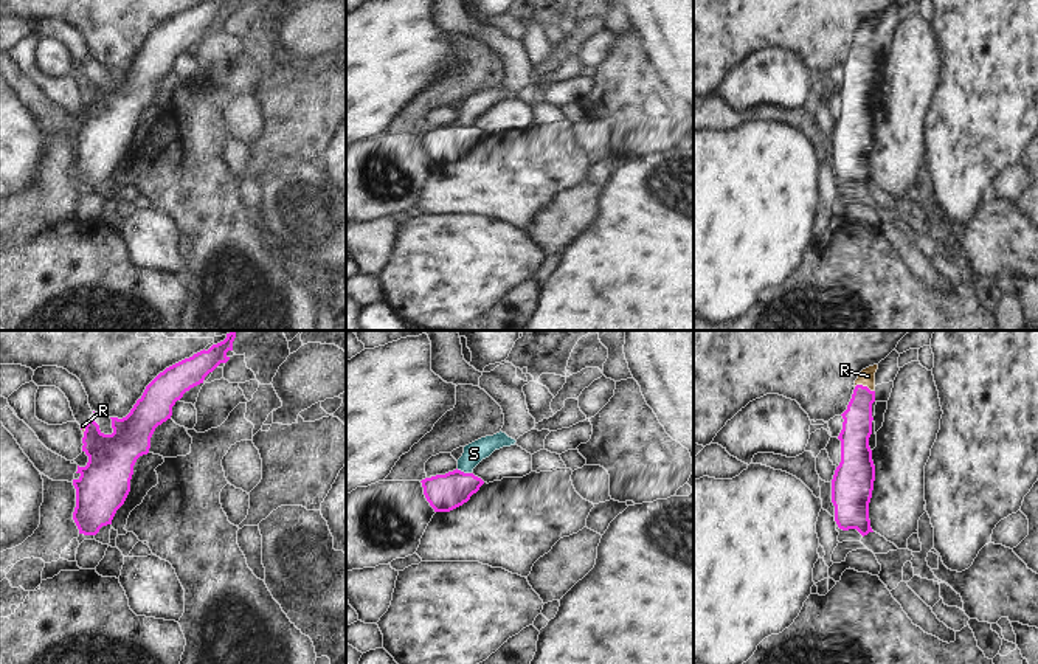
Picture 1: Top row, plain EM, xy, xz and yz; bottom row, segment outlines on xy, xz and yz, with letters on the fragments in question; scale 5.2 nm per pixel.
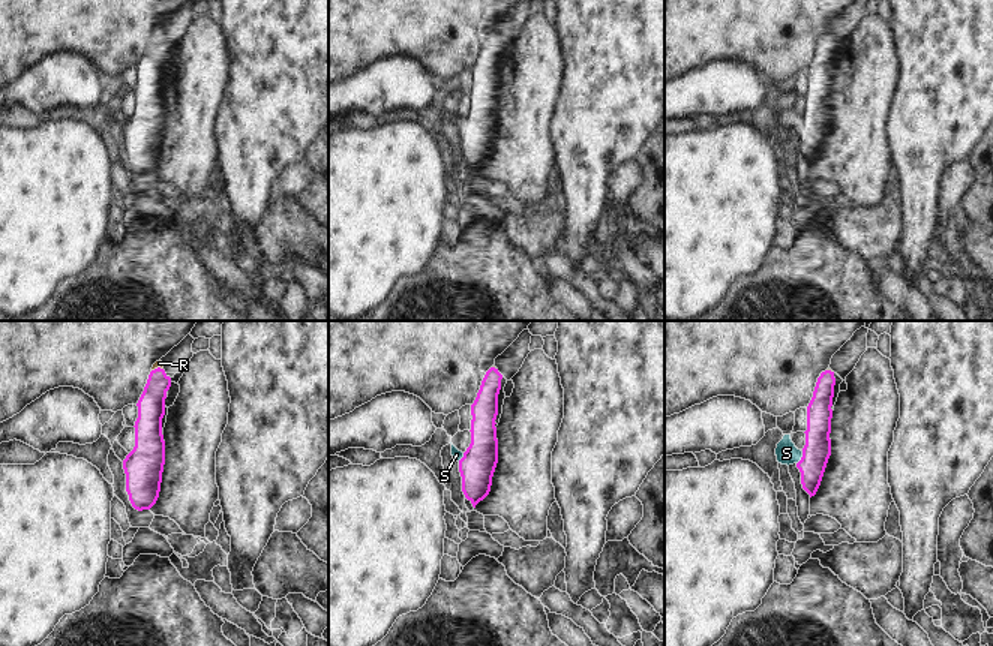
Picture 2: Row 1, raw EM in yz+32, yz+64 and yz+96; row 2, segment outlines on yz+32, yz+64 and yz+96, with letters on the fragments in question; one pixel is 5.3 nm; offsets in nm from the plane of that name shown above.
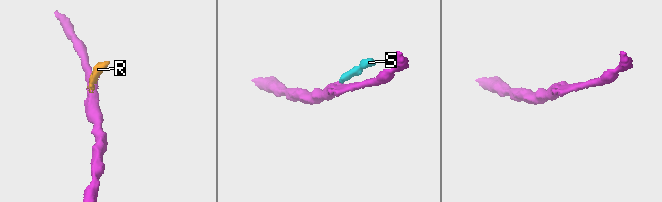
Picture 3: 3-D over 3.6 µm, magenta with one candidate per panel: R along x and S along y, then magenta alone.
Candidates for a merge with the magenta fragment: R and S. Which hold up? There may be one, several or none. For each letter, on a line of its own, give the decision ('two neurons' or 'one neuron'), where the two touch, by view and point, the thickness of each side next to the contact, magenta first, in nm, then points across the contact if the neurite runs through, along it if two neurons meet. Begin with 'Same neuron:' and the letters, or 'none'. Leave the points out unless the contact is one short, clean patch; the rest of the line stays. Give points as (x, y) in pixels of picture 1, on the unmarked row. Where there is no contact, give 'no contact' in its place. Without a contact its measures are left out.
Same neuron: R, S
R: one neuron | yz (864, 39) | 160/80 nm | across yz (857, 79), (864, 39), (868, 28)
S: one neuron | xz (463, 124) | 190/110 nm | across xz (446, 145), (463, 124), (474, 106)

